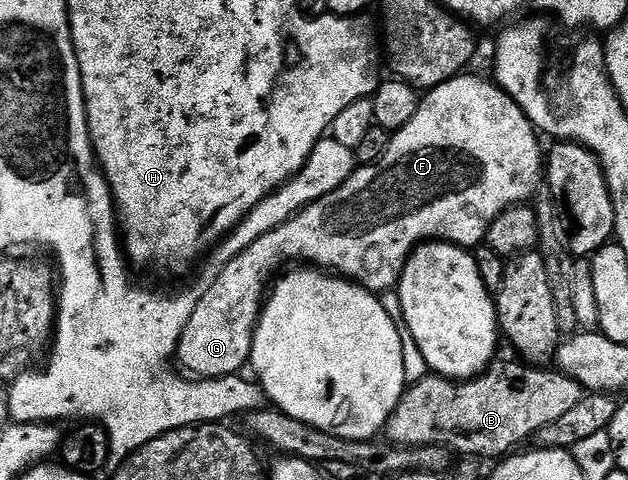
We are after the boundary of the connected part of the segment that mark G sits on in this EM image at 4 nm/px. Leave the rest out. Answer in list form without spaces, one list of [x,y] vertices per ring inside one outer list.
[[[241,254],[216,271],[215,277],[209,291],[198,297],[197,307],[191,320],[187,320],[175,355],[182,368],[190,370],[185,372],[201,380],[225,380],[228,374],[244,366],[246,369],[253,353],[257,319],[263,309],[260,300],[251,300],[251,280],[241,280]]]

